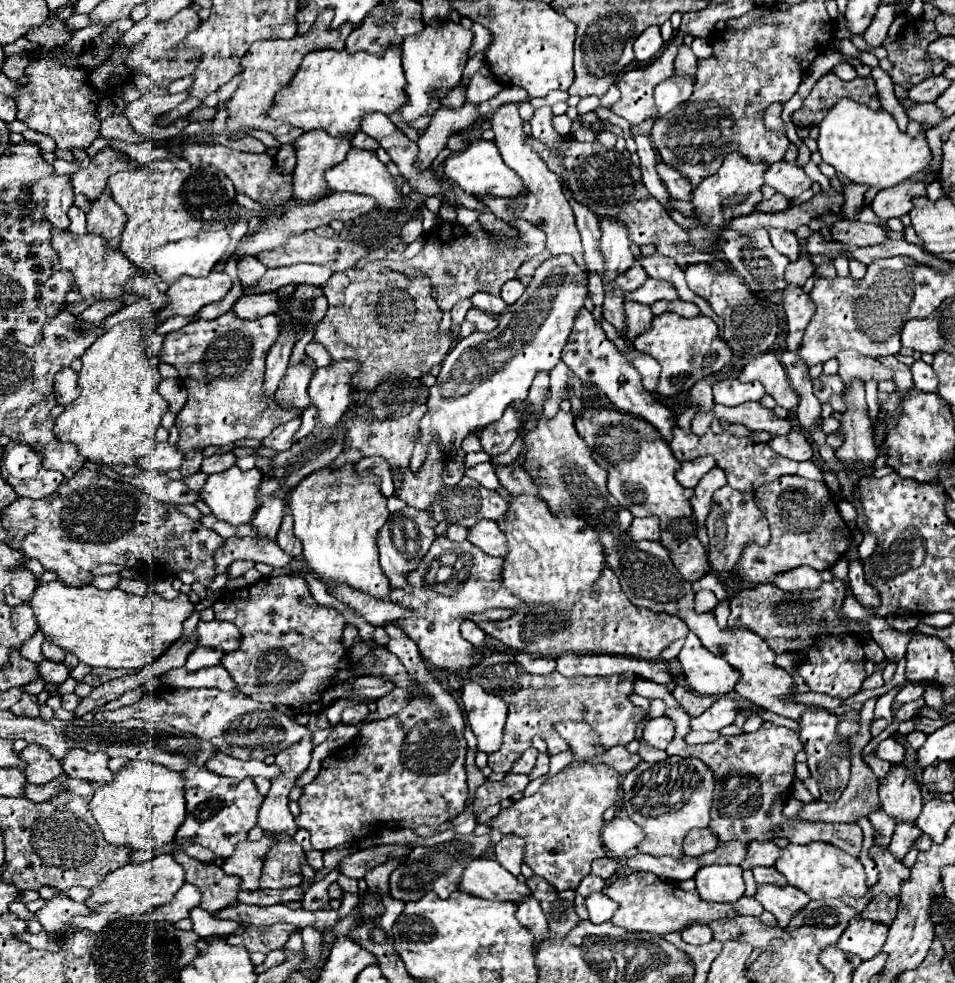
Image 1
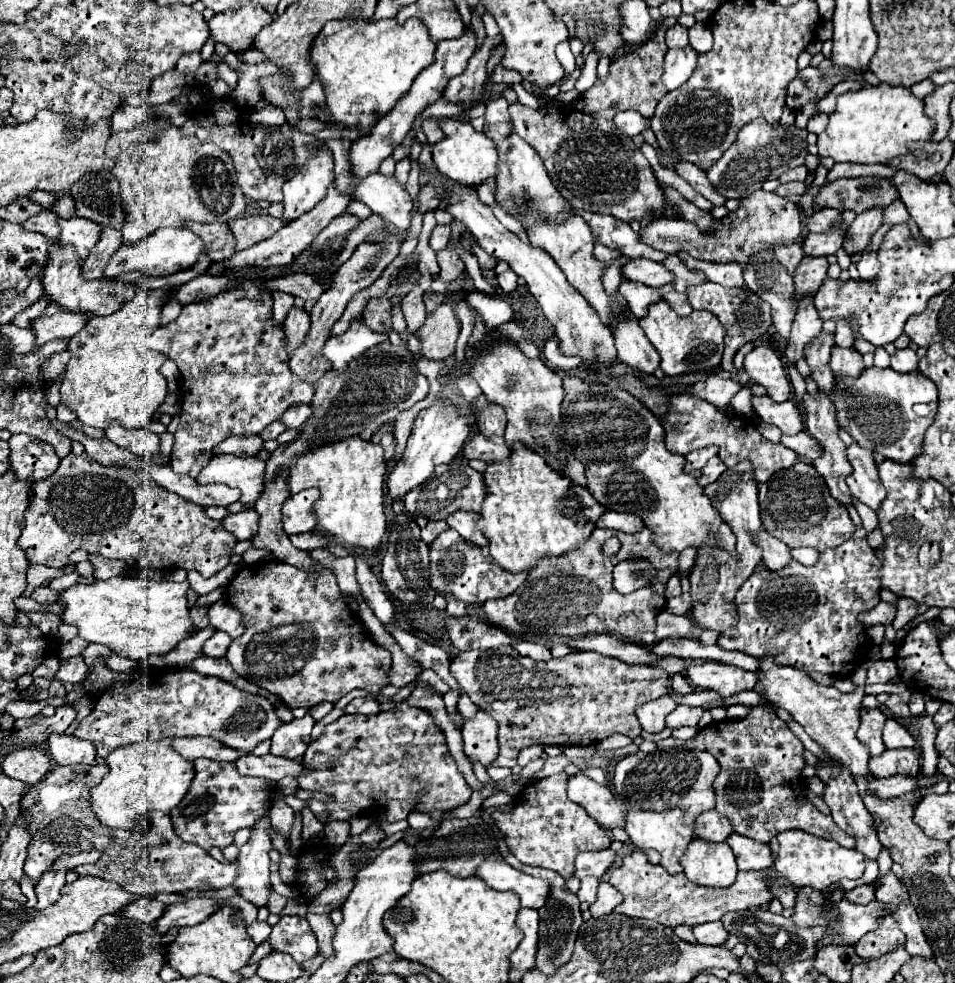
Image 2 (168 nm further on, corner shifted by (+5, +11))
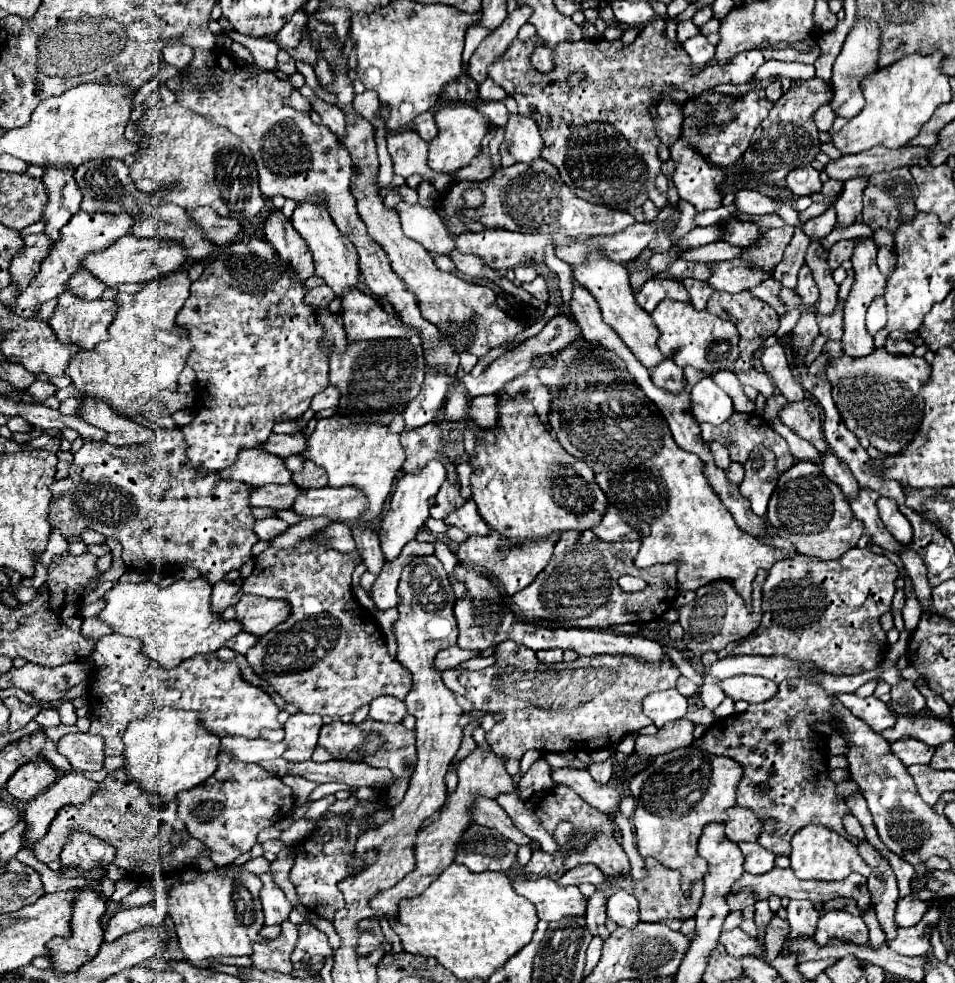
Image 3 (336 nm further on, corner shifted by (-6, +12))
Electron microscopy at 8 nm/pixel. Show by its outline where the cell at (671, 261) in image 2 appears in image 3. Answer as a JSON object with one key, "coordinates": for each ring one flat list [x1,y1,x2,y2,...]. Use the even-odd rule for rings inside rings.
{"coordinates":[[739,260,711,262,711,276,707,284,715,290,741,292,761,284,767,276,771,276,771,272,753,272,747,264,739,264]]}

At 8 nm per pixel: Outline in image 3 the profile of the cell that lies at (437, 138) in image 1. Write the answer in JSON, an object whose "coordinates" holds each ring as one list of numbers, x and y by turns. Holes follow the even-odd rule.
{"coordinates":[[517,8,513,14,507,16,507,20,491,32,475,50,475,54,469,60,469,76,481,84,487,78,487,68,505,54,505,50,511,46,511,42,517,38,519,28,527,22,527,16,531,16,529,8]]}

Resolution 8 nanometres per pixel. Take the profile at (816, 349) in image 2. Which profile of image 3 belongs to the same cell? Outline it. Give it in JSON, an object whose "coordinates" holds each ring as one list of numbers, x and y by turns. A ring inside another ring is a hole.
{"coordinates":[[837,306,833,316,817,316,821,334,827,340,839,340,843,336,843,310]]}

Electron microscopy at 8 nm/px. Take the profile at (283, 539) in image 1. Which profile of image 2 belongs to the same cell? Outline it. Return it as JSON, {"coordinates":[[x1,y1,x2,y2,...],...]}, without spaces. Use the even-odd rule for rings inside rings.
{"coordinates":[[304,489,290,495,282,505,282,525,288,535,306,533,316,527,316,513,312,513,312,503,320,497,318,489]]}

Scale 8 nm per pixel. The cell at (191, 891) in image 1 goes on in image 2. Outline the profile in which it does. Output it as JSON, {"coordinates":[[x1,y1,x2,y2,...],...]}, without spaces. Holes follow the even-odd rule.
{"coordinates":[[140,897,136,901,132,901,128,907,124,907,120,911,122,917,126,919,136,919,136,921,142,921,142,923,154,923,162,917,166,905,158,899,152,899,152,897]]}

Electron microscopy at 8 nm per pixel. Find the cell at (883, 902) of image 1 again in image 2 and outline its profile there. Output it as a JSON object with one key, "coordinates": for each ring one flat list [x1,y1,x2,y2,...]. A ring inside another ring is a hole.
{"coordinates":[[858,885,856,889,846,893,848,899,852,899,856,905,868,905,870,901,874,901,874,889,870,885]]}

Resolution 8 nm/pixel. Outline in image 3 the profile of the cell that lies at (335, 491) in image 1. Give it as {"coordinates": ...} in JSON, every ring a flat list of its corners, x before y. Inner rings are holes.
{"coordinates":[[335,414,331,418,323,418,317,422,313,434,307,440,307,450,303,452,305,460,311,460,313,464,321,466,327,474,329,486,343,488,351,486,361,490,369,506,365,514,357,518,357,522,373,522,379,518,383,510,383,502,391,492,393,478,401,472,405,462,405,452,399,444,399,434,391,434,387,426,383,424,345,424,345,418]]}

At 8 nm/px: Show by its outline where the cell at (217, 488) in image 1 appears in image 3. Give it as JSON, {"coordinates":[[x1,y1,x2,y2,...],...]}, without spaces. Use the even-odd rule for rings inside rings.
{"coordinates":[[259,448,239,452,237,460,219,472,223,480,243,482,247,486,263,486,263,484,289,484,291,472,285,468,283,458,275,454,261,452]]}

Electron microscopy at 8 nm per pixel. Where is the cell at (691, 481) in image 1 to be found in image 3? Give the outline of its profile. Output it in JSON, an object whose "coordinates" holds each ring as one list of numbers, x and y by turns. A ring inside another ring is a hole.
{"coordinates":[[713,442,709,448,711,448,711,454,713,454,713,458,715,458,717,468,723,468,723,470,725,470,725,468,731,464,731,458,729,458,727,448,725,448,725,446,721,446,719,442]]}

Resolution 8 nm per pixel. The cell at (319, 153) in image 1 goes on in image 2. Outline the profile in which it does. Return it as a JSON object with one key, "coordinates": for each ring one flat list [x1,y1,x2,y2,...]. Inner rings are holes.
{"coordinates":[[320,143,322,149,306,161,306,165,284,185,284,215,282,221,288,225,292,219,308,213,326,195,332,183,332,153]]}

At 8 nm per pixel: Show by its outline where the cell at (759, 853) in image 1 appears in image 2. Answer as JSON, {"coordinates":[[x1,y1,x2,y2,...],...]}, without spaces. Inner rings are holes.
{"coordinates":[[736,833,730,835,726,839,726,843,732,847,740,871,760,871,760,869,768,869,772,865,770,847,764,843,752,841,748,837,740,837]]}

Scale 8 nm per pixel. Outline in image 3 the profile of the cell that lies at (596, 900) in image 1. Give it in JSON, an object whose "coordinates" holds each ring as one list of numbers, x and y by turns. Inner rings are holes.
{"coordinates":[[621,888,615,890,615,894,607,900,607,918,613,920,617,926,633,928,639,922,637,898]]}

